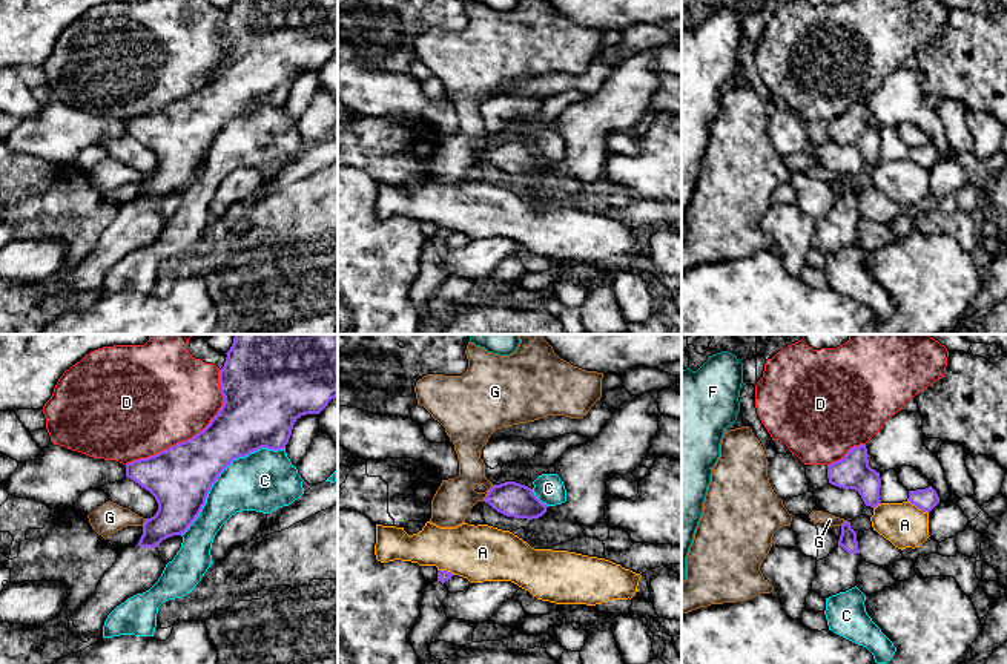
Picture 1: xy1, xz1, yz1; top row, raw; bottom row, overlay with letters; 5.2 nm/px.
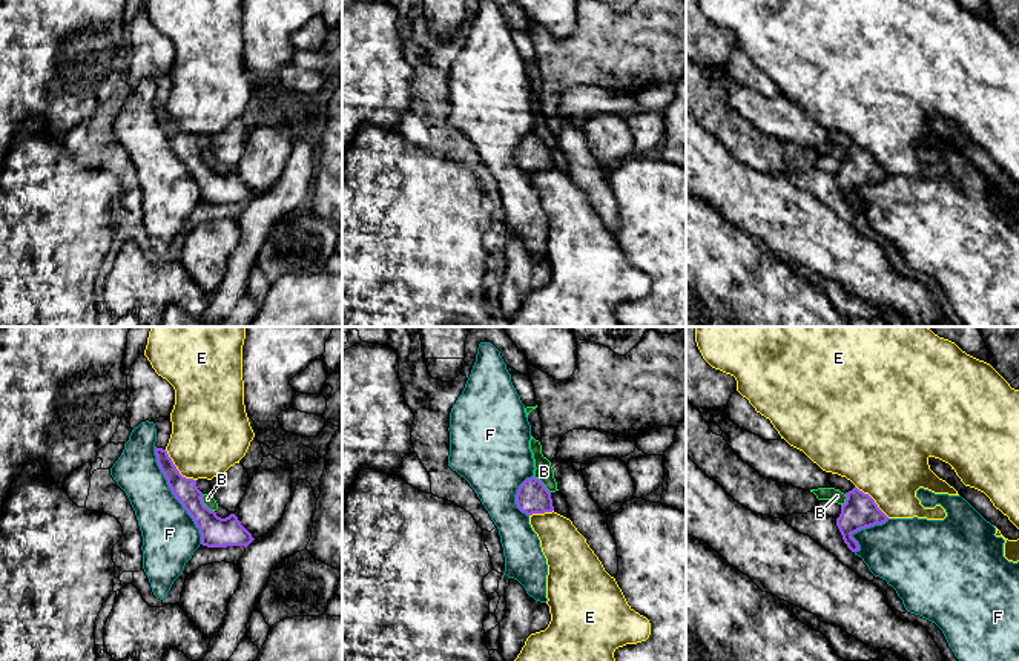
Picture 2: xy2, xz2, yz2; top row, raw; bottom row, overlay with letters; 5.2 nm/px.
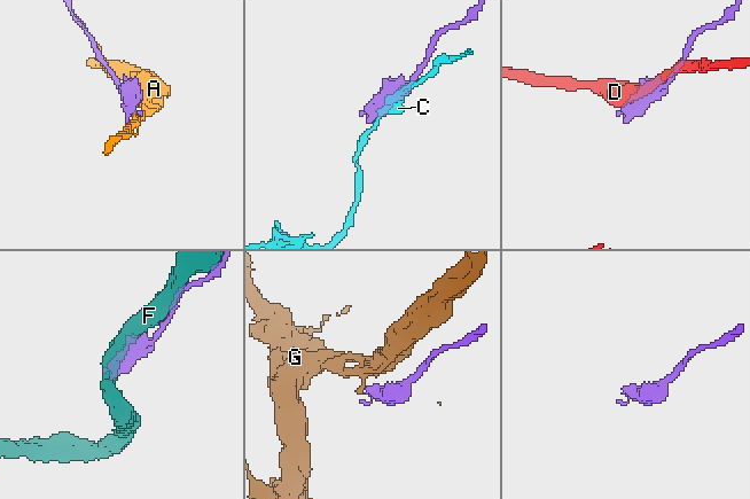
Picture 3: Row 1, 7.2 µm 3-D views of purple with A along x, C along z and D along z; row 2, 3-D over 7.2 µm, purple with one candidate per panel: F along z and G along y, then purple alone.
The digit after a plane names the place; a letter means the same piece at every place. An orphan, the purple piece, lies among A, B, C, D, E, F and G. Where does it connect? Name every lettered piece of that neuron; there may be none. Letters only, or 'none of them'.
none of them

